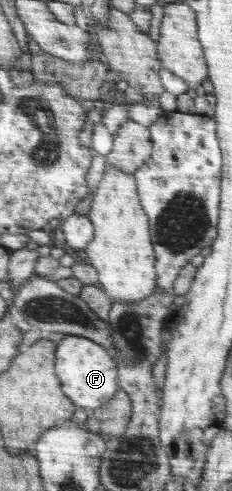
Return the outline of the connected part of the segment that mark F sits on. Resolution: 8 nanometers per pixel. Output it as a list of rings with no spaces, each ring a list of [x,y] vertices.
[[[65,335],[56,348],[56,374],[62,390],[77,407],[91,412],[111,400],[119,389],[119,366],[112,354],[100,343],[77,335]]]

